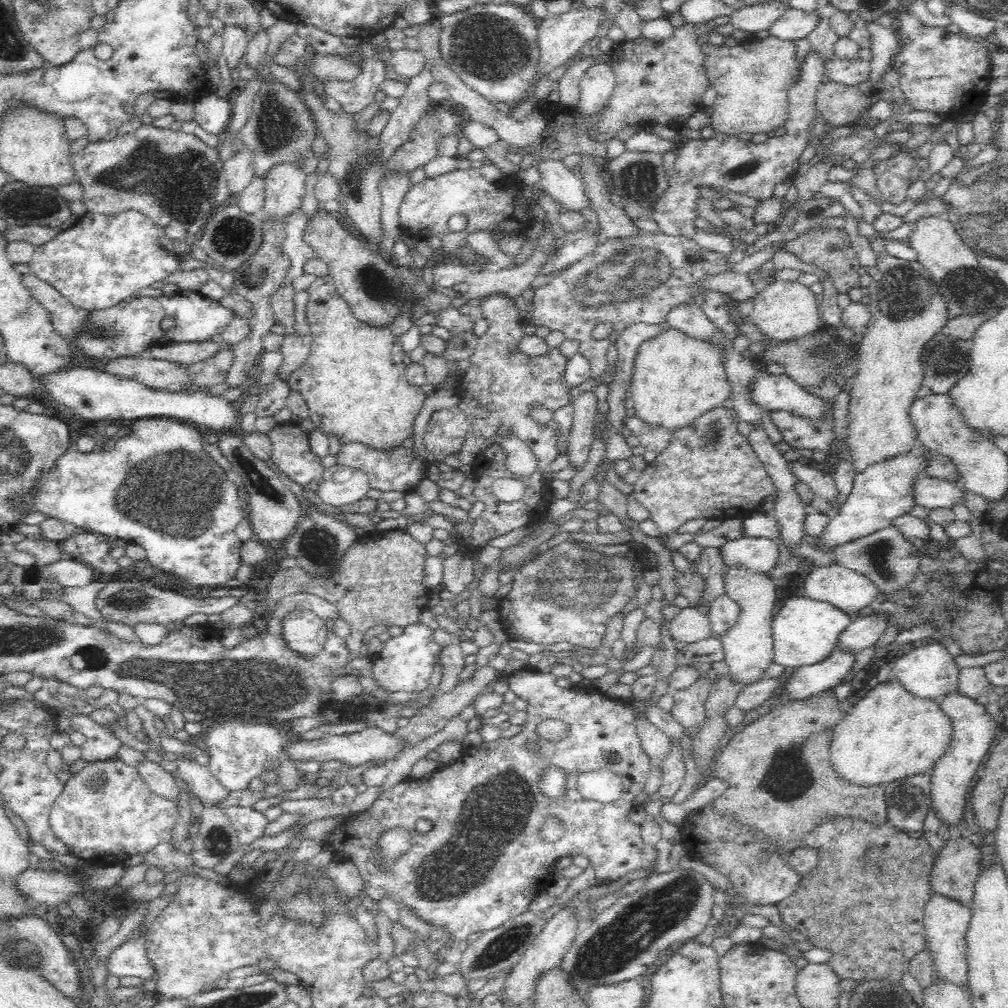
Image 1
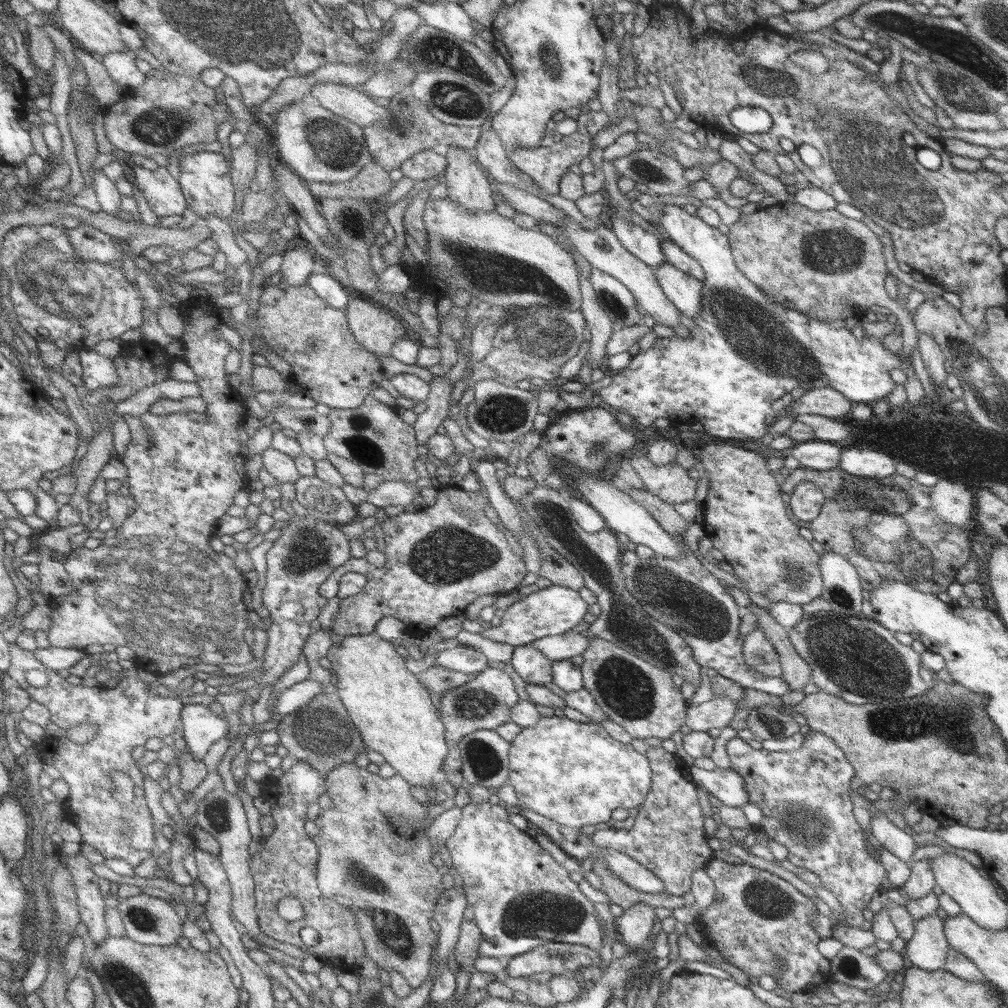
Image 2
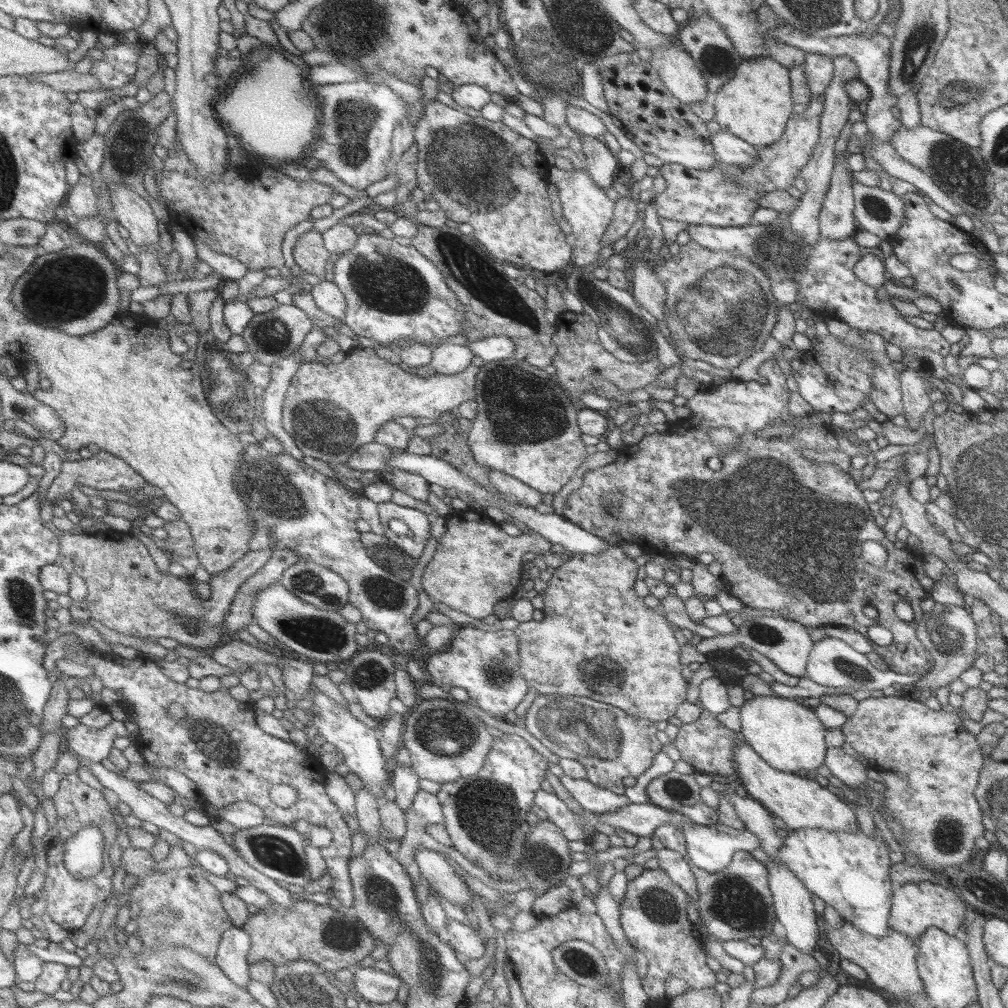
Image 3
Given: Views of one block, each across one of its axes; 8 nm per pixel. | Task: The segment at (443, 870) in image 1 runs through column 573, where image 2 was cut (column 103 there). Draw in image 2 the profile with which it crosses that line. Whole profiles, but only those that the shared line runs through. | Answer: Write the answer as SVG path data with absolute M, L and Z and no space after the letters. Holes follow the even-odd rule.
M13 643L11 646L12 664L8 674L19 684L20 688L27 690L32 700L37 700L50 710L51 720L59 728L65 731L73 726L81 723L95 723L97 725L97 736L87 742L87 744L77 744L65 734L57 741L57 748L53 748L51 753L47 754L50 764L59 771L60 777L63 778L69 786L69 795L65 799L65 816L75 822L81 828L83 840L85 843L96 848L106 860L123 859L129 861L133 867L141 864L143 860L153 856L153 847L155 846L155 834L157 831L154 825L154 816L147 806L145 794L145 775L142 772L142 766L133 760L131 752L137 746L144 746L149 738L155 736L167 738L174 736L175 731L180 729L181 713L183 712L183 702L180 698L161 698L154 696L149 692L149 683L143 682L132 672L128 673L117 686L108 690L102 686L73 686L69 680L65 680L65 690L39 690L35 686L31 686L25 680L26 672L38 670L43 672L44 666L39 663L33 651L27 651ZM111 772L123 772L129 775L135 783L135 800L129 804L123 804L113 798L111 789L113 788L113 780L111 780Z

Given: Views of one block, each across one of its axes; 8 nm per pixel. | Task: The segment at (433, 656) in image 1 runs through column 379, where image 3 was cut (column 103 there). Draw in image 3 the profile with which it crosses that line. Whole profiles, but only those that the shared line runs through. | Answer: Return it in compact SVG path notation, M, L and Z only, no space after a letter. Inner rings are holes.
M65 634L57 637L54 641L46 645L45 660L43 660L43 668L47 672L57 672L57 660L66 659L68 653L72 653L71 661L75 663L85 663L93 668L93 675L98 676L102 685L114 691L122 701L127 713L127 718L131 722L135 722L139 728L137 738L137 748L145 757L145 762L150 767L157 769L170 769L185 776L188 776L197 784L197 792L199 792L199 801L205 806L211 806L215 810L223 810L229 808L235 802L253 802L259 808L263 808L263 812L267 814L267 818L273 821L274 825L293 827L297 820L305 820L315 824L315 826L324 826L329 830L333 830L332 841L329 846L321 848L323 858L328 866L328 874L332 878L332 887L334 897L343 907L353 907L355 903L354 886L350 877L351 864L351 846L353 846L353 833L347 826L346 818L343 816L341 809L335 805L331 797L326 791L327 771L322 766L319 759L311 754L301 753L291 742L285 742L283 738L275 738L267 734L257 723L257 715L255 715L255 706L252 702L239 702L235 700L227 688L220 688L216 692L209 694L203 692L199 688L189 688L187 684L180 684L171 678L168 678L164 671L160 668L160 664L153 659L143 660L143 656L136 656L132 660L125 660L115 654L114 651L103 654L103 660L94 658L93 646L91 643L84 642L75 634ZM70 642L77 644L75 651L67 651L66 646L70 646ZM172 705L180 705L187 710L190 718L183 721L177 721L175 717L169 715L169 707ZM287 783L297 790L299 800L297 804L289 806L289 808L281 808L271 800L271 787Z

